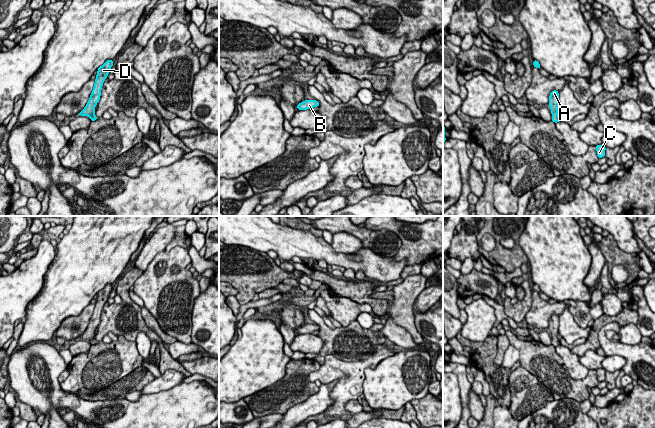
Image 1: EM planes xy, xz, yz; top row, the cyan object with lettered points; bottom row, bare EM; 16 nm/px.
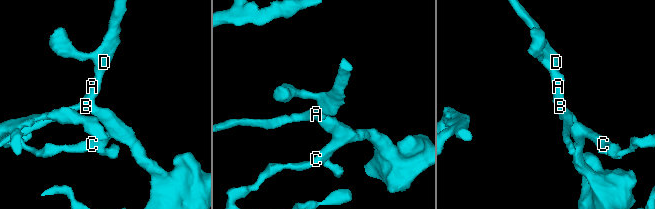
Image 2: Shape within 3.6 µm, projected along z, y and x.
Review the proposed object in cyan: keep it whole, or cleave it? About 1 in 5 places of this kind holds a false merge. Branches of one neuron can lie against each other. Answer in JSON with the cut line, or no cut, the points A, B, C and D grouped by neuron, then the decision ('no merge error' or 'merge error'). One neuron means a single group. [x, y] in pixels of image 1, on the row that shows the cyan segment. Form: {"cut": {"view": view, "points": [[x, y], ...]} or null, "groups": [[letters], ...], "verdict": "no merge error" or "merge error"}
{"cut": null, "groups": [["A", "B", "C", "D"]], "verdict": "no merge error"}

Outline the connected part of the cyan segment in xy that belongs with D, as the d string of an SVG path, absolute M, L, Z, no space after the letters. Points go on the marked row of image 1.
M107 60L101 67L98 68L97 77L95 79L95 84L93 91L90 95L89 101L86 104L85 108L78 114L81 116L89 116L91 121L95 121L98 118L95 116L95 106L100 100L101 89L104 83L104 80L109 74L110 68L113 66L113 60Z

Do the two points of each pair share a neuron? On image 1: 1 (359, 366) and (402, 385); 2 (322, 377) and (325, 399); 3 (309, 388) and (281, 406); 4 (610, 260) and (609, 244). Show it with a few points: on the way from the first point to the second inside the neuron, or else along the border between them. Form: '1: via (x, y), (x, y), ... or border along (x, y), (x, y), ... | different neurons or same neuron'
1: border along (387, 357), (373, 368), (365, 369), (362, 391) | different neurons
2: border along (337, 379), (331, 392), (333, 402), (328, 406) | different neurons
3: via (302, 389), (298, 389), (288, 399) | same neuron
4: via (610, 256), (609, 248) | same neuron

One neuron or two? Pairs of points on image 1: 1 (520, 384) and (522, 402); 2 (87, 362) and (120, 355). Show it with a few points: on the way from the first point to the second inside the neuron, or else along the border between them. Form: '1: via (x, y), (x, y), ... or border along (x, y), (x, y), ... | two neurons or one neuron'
1: via (522, 388), (522, 398) | one neuron
2: via (95, 362), (112, 361) | one neuron

